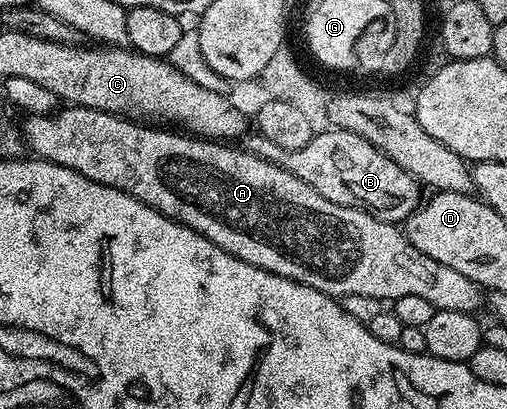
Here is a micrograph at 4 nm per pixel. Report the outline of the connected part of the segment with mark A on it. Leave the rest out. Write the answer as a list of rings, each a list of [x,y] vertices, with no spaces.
[[[73,104],[67,105],[52,114],[31,114],[25,121],[21,123],[22,137],[25,138],[27,147],[37,157],[47,158],[48,161],[60,164],[64,168],[72,168],[72,172],[80,172],[80,176],[88,176],[88,180],[92,180],[96,184],[104,184],[108,188],[128,192],[136,200],[148,204],[152,209],[160,211],[161,214],[167,214],[169,218],[183,222],[188,228],[192,228],[208,240],[212,240],[212,244],[224,248],[224,252],[228,252],[256,268],[264,268],[268,272],[279,274],[288,280],[299,282],[305,286],[311,286],[331,296],[347,294],[348,296],[372,296],[383,300],[393,300],[400,296],[421,296],[424,300],[428,300],[428,304],[432,304],[435,310],[451,310],[452,312],[474,314],[478,312],[481,306],[483,309],[483,287],[476,285],[472,280],[468,280],[468,276],[464,276],[464,272],[456,272],[456,268],[448,268],[448,264],[440,264],[440,260],[432,260],[432,256],[424,256],[424,252],[417,250],[395,223],[385,222],[384,219],[377,218],[375,214],[369,214],[351,206],[332,204],[332,200],[324,200],[324,196],[320,196],[320,192],[316,192],[316,188],[308,188],[308,184],[304,184],[304,180],[292,176],[292,172],[272,164],[268,160],[260,160],[260,156],[252,156],[244,149],[235,148],[233,150],[230,147],[233,145],[223,144],[218,140],[187,136],[185,133],[182,133],[183,135],[173,134],[170,131],[173,129],[170,128],[153,130],[150,126],[141,126],[138,123],[141,121],[131,120],[126,116],[109,114],[103,110],[93,110],[87,106],[75,106]]]

